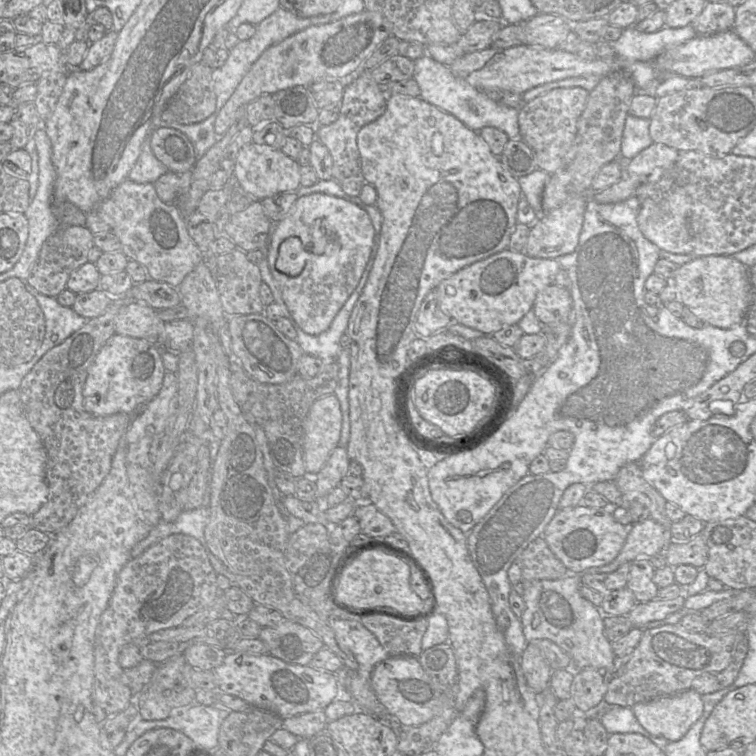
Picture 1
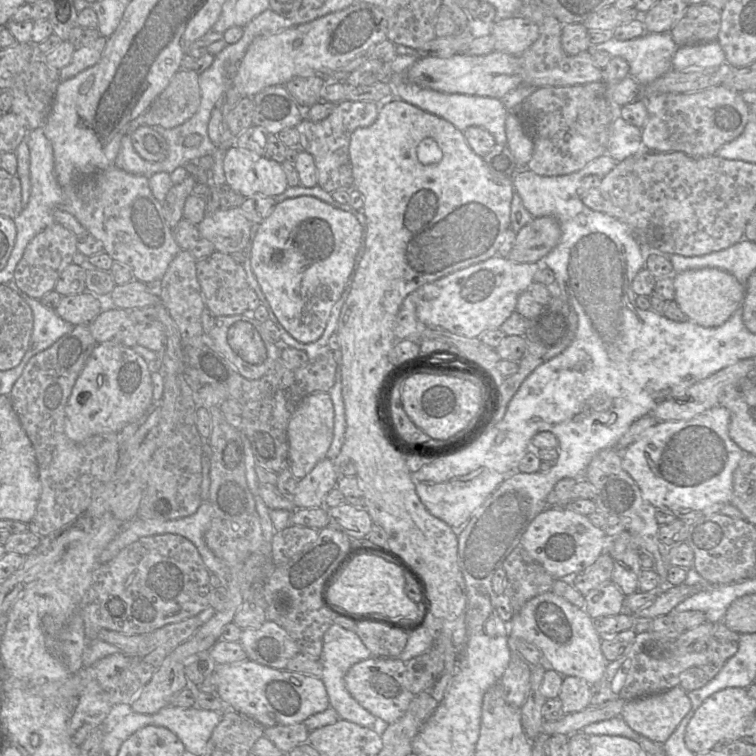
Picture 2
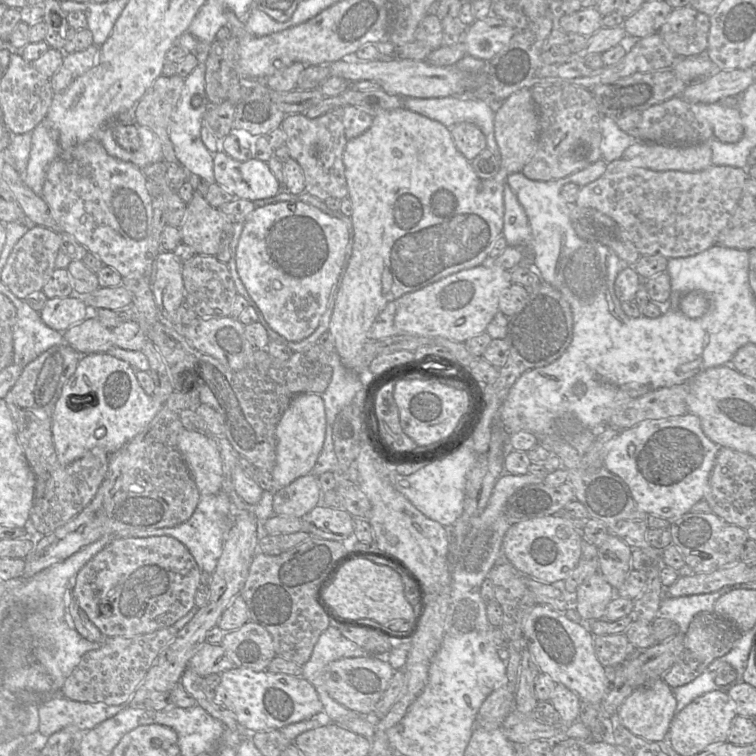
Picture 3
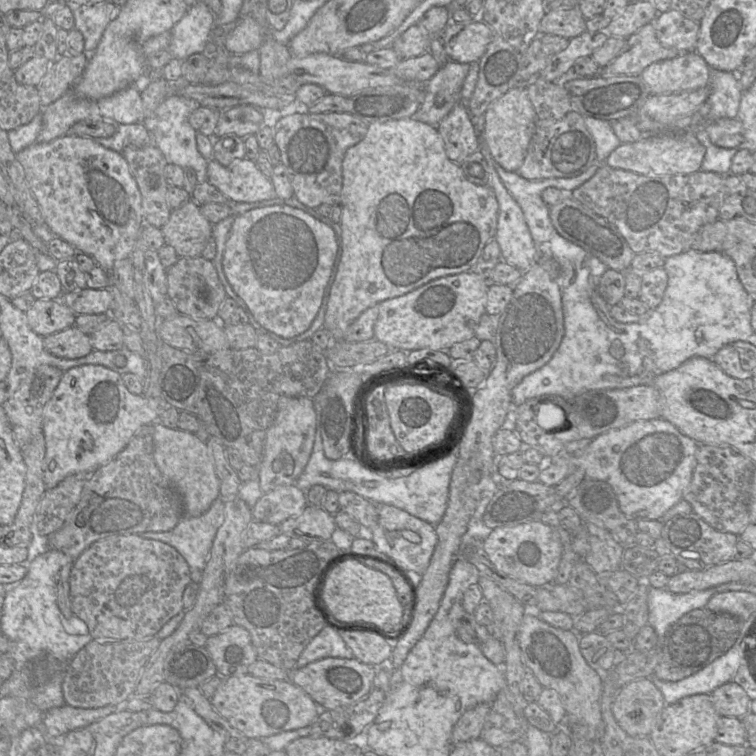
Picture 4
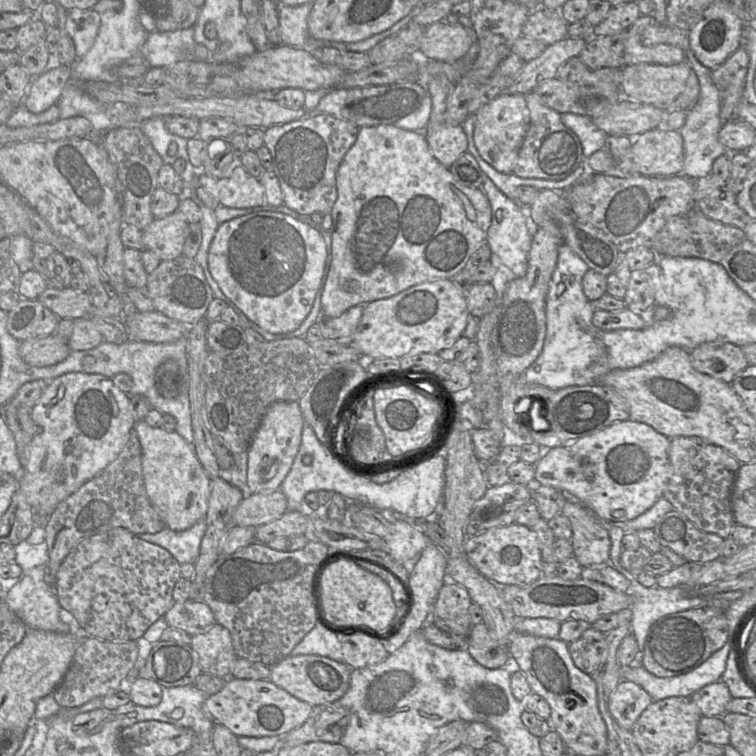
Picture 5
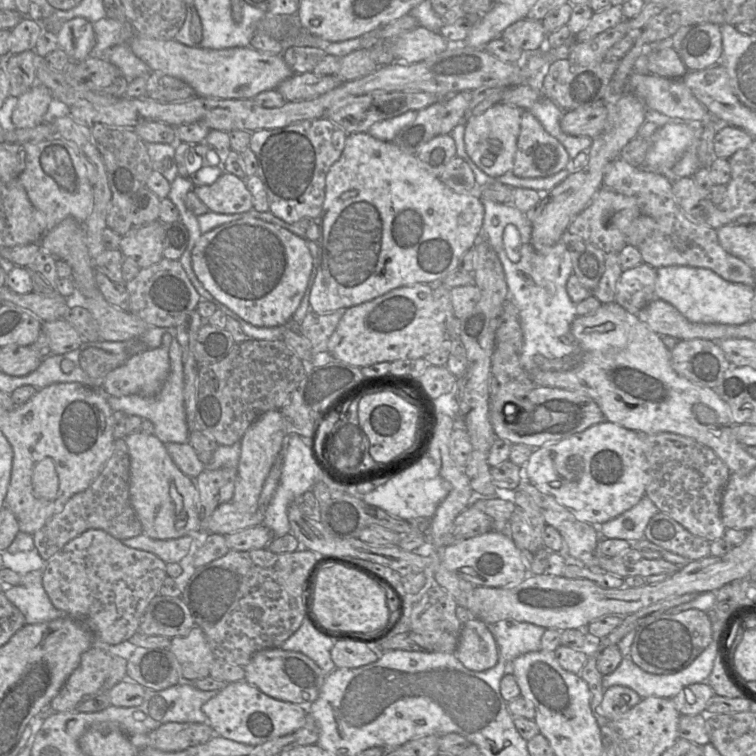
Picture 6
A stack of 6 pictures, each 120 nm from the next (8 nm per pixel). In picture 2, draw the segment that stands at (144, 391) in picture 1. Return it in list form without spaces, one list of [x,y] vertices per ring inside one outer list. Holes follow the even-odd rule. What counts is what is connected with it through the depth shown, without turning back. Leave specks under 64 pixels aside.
[[[120,343],[97,344],[78,376],[67,402],[65,433],[75,442],[82,442],[93,435],[106,432],[119,433],[126,424],[142,417],[152,402],[153,386],[147,361],[131,346]],[[80,395],[85,396],[84,401],[79,401]]]

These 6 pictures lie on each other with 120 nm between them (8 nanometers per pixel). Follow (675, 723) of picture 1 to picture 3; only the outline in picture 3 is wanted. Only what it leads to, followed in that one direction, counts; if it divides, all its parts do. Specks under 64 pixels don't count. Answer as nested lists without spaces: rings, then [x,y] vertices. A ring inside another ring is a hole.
[[[657,679],[635,689],[619,707],[617,719],[633,735],[648,742],[661,743],[667,738],[671,721],[676,714],[676,706],[673,689],[662,679]]]

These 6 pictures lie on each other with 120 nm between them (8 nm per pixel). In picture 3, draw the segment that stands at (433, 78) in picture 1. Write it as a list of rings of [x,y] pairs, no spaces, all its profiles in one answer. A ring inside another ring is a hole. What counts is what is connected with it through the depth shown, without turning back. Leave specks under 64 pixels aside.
[[[467,97],[414,98],[403,99],[403,107],[437,121],[446,127],[461,122],[477,125],[487,140],[487,148],[496,156],[501,156],[495,139],[495,111],[488,100]]]

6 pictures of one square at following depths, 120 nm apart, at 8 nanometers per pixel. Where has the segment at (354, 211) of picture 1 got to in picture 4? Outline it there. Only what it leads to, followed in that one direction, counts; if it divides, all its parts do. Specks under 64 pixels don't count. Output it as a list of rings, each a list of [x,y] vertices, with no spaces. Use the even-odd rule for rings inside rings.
[[[278,204],[252,209],[241,215],[235,216],[228,239],[226,241],[222,266],[228,282],[246,304],[246,308],[243,309],[248,315],[249,320],[254,319],[265,329],[271,331],[279,337],[288,339],[296,337],[307,331],[316,318],[322,304],[325,288],[328,284],[337,258],[337,253],[338,243],[336,234],[331,226],[324,224],[298,208]]]

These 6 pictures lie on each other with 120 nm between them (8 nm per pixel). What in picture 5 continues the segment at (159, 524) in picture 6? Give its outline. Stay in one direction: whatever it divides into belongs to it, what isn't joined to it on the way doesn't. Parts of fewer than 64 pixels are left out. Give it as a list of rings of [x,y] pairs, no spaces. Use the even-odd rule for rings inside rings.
[[[137,421],[134,428],[142,450],[142,471],[148,497],[166,528],[183,531],[204,519],[211,493],[211,478],[197,458],[193,444],[176,431]]]

